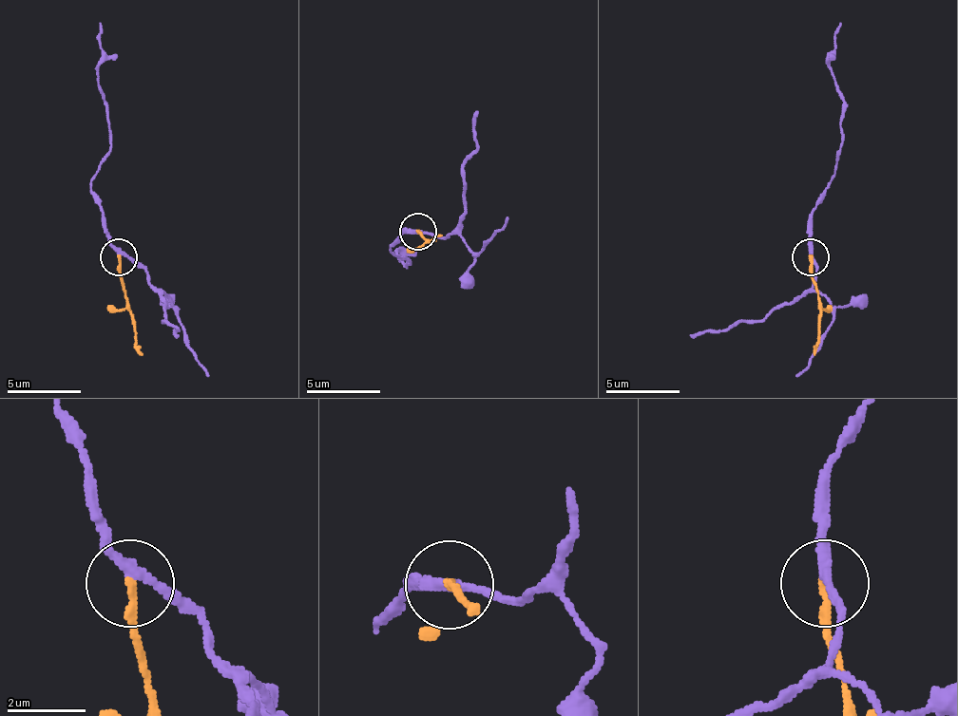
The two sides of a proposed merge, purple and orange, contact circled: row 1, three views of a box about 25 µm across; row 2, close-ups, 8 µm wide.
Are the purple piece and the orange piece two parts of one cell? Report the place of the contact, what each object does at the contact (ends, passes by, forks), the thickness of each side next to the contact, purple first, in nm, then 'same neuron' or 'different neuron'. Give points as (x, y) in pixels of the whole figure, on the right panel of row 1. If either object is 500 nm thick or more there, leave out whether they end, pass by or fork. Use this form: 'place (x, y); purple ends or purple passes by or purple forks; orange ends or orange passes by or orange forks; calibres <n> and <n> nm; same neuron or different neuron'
place (811, 256); purple passes by; orange ends; calibres 240 and 220 nm; different neuron

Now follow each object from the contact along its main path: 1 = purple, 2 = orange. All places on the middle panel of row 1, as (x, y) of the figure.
1: (417, 233), (402, 233), (391, 251), (410, 262), (402, 262), (398, 251), (398, 262)
2: (417, 233), (425, 240), (443, 236)

